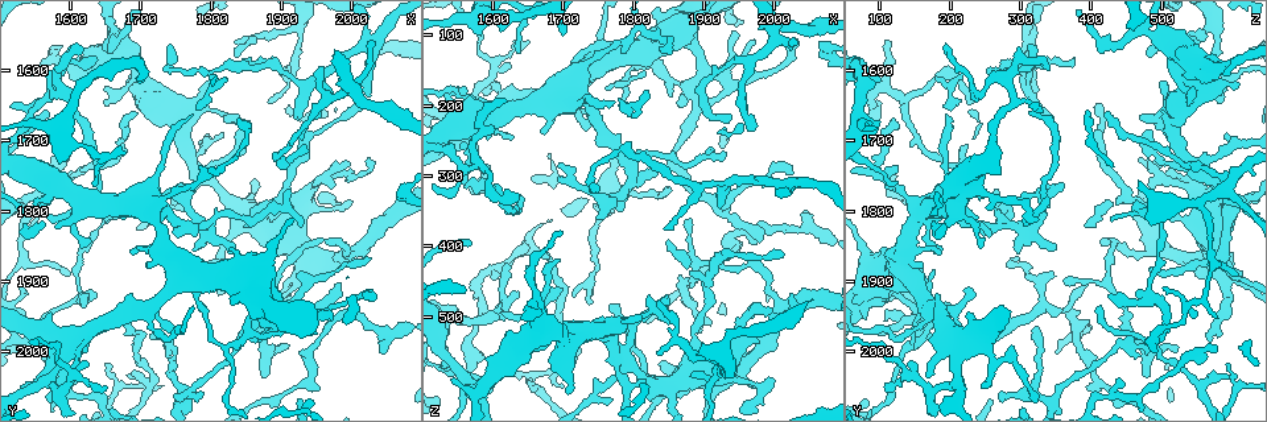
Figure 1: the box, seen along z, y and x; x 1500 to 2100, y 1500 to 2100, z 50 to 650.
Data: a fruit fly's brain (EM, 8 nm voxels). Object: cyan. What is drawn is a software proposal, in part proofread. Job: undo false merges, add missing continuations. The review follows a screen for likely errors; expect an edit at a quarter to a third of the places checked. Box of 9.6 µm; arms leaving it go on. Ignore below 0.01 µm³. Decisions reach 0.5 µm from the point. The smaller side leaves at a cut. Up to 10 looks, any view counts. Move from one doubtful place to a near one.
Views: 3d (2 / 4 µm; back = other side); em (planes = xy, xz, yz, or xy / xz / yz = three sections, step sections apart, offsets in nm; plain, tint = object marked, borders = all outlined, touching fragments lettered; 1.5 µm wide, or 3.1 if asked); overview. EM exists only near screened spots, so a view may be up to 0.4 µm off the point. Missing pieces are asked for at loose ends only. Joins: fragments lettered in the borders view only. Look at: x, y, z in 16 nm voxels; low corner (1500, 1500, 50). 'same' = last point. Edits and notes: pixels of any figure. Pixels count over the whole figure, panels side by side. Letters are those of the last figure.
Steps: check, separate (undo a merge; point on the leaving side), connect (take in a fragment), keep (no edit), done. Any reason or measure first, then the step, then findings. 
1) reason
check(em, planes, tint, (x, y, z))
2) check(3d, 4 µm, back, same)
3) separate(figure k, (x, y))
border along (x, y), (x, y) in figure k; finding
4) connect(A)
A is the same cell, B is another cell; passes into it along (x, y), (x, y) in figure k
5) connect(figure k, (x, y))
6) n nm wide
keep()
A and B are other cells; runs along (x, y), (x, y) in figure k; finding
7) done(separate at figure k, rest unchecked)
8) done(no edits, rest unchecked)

check(3d, 4 µm, (1855, 1950, 185))

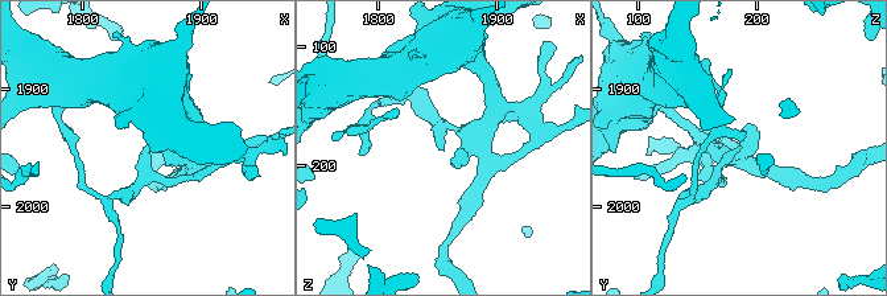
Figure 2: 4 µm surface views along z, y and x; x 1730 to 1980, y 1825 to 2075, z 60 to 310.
check(em, planes, borders, (1858, 1950, 188))

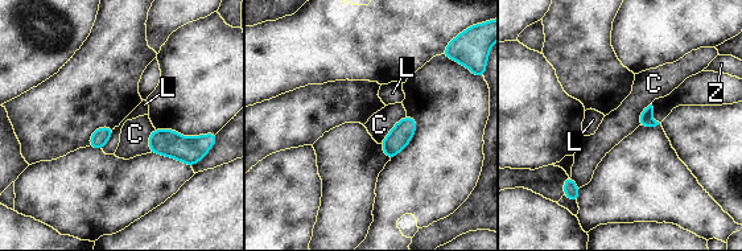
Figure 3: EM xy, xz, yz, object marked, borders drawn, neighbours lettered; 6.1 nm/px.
keep()
C, L and Z are other cells; border along (405, 115), (379, 143) in figure 3; none of them fits

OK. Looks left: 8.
tapers out
check(em, planes, borders, (1840, 1670, 120))

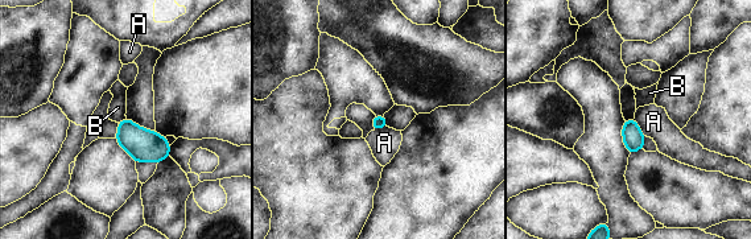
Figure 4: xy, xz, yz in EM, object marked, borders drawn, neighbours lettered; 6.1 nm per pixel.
keep()
A and B are other cells; border along (634, 118), (639, 130), (646, 135) in figure 4; none of them fits

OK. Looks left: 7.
tapers out
check(3d, 2 µm, back, (1845, 1580, 375))

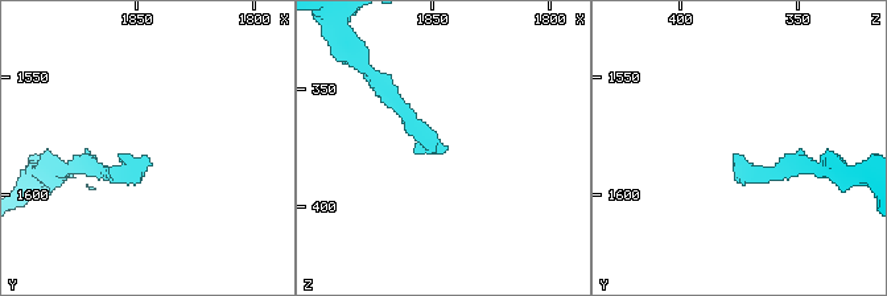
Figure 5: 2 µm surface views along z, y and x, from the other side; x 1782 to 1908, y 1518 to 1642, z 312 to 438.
now the EM
check(em, planes, borders, (1848, 1583, 375))

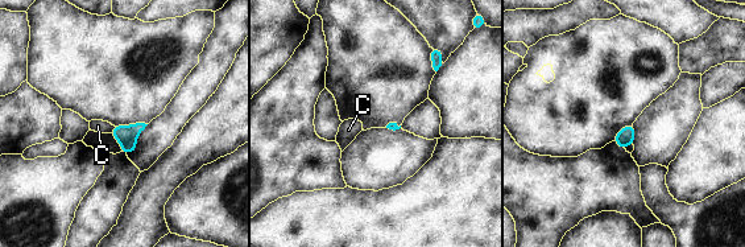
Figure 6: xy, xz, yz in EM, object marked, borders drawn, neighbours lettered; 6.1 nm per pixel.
C touches over 60 nm
keep()
C is another cell; no lettered fragment goes on from it

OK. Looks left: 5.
thin end
check(3d, 4 µm, (1835, 1560, 555))

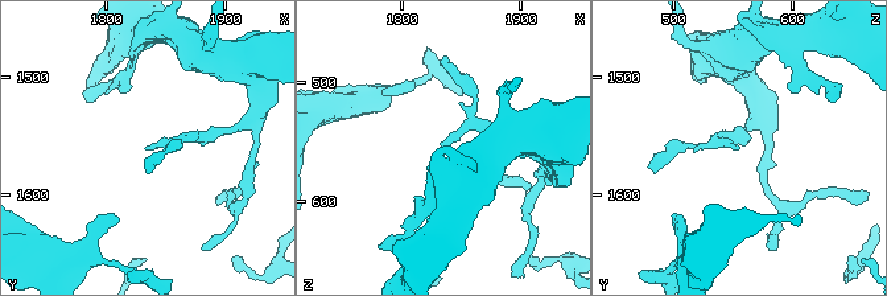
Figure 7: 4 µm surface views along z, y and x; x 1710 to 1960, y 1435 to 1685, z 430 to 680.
now the EM
check(em, planes, tint, (1836, 1560, 554))

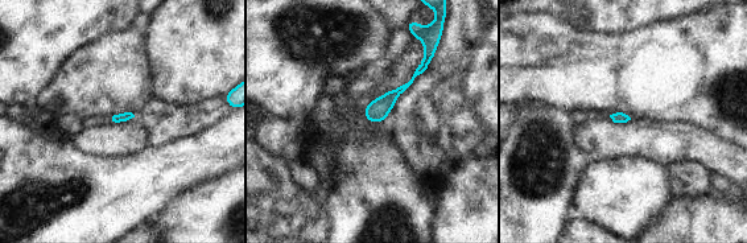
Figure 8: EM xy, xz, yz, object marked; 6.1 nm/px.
what lies round it
check(em, planes, borders, same)

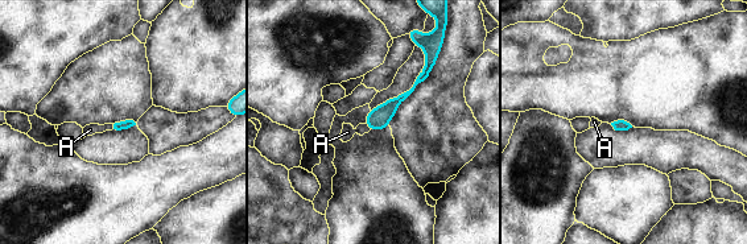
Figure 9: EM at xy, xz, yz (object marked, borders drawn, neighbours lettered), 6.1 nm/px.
keep()
A is another cell; none of them fits

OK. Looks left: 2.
done(no edits, rest unchecked)

